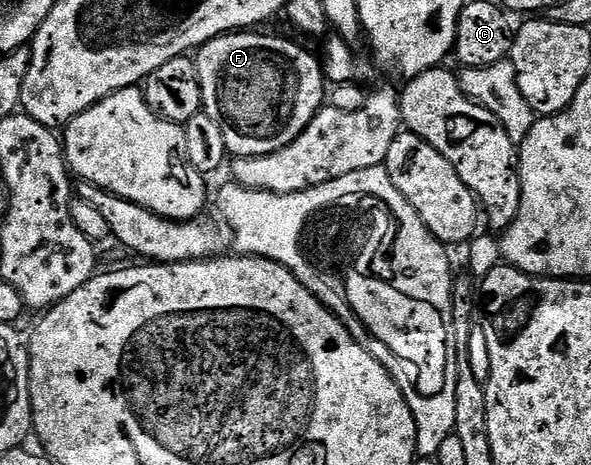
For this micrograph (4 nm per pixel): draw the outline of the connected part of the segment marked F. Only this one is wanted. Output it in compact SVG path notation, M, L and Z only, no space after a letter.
M231 32L208 40L196 51L202 108L204 113L224 132L226 149L231 155L264 156L292 144L324 105L328 86L324 81L324 66L302 46L286 38L273 38L262 32Z

